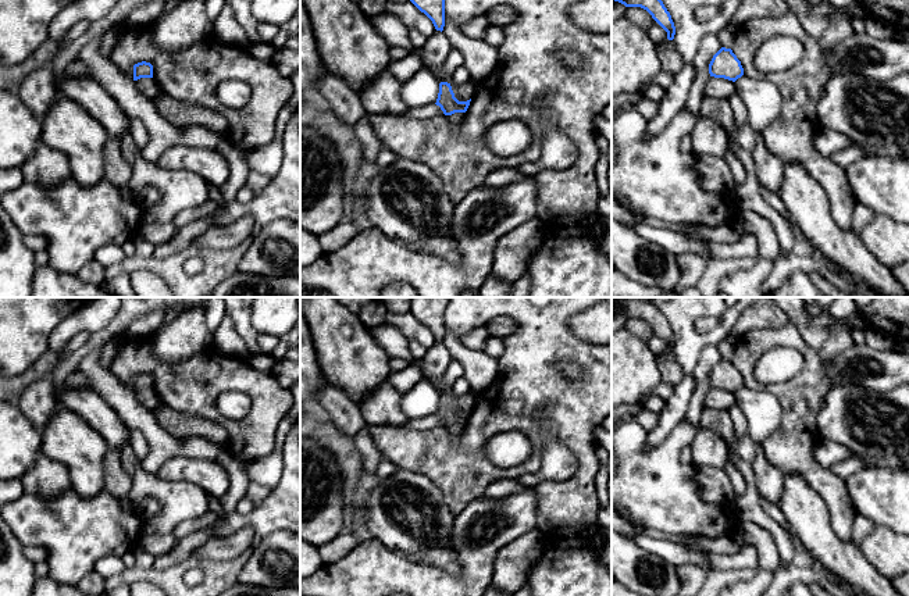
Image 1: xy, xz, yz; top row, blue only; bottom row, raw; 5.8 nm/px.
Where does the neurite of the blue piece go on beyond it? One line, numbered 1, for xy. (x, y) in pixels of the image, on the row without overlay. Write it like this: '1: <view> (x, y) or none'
1: none

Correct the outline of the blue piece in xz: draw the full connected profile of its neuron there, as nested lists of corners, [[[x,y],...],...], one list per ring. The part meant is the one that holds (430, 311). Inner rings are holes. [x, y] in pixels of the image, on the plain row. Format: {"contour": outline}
{"contour": [[[410,297],[410,313],[424,324],[436,342],[445,338],[445,311],[449,297]]]}

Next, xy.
{"contour": [[[142,372],[133,376],[133,392],[140,389],[153,389],[153,376],[150,374]]]}

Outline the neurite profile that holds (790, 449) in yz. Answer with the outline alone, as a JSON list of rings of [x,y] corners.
[[[789,322],[749,331],[737,339],[731,361],[741,372],[744,386],[762,390],[764,386],[755,378],[755,367],[758,360],[774,347],[796,350],[803,358],[803,368],[792,379],[767,388],[777,397],[783,417],[778,428],[762,443],[763,453],[784,475],[801,475],[824,500],[834,532],[842,540],[851,540],[858,511],[845,479],[821,465],[813,453],[820,439],[817,413],[830,386],[823,358]]]

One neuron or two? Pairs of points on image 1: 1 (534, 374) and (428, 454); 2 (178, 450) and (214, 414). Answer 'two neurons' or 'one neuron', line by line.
1: one neuron
2: two neurons

